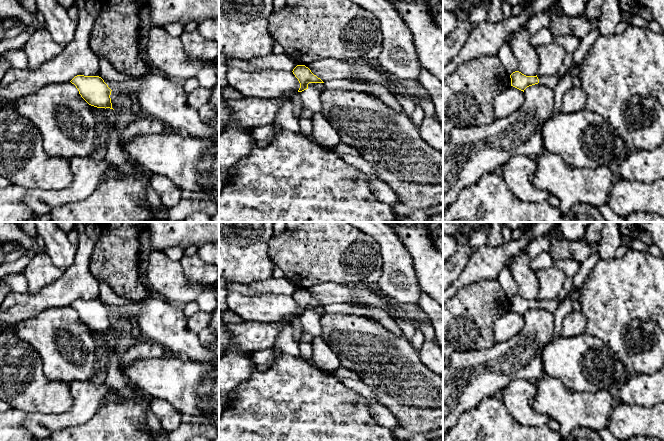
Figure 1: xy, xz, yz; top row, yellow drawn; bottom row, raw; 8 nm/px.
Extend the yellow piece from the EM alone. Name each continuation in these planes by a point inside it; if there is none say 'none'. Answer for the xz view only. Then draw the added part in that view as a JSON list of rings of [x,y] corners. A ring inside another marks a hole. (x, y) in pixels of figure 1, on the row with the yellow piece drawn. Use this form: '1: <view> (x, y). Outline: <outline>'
none

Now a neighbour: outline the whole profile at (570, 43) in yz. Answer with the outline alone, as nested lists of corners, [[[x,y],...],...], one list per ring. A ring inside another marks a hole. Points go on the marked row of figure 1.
[[[556,35],[553,41],[562,46],[565,50],[564,61],[557,72],[557,75],[562,77],[573,65],[573,53],[580,46],[581,39],[573,35]]]

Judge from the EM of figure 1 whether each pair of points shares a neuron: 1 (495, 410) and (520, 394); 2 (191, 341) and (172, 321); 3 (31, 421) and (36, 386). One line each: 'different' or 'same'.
1: different
2: same
3: different

